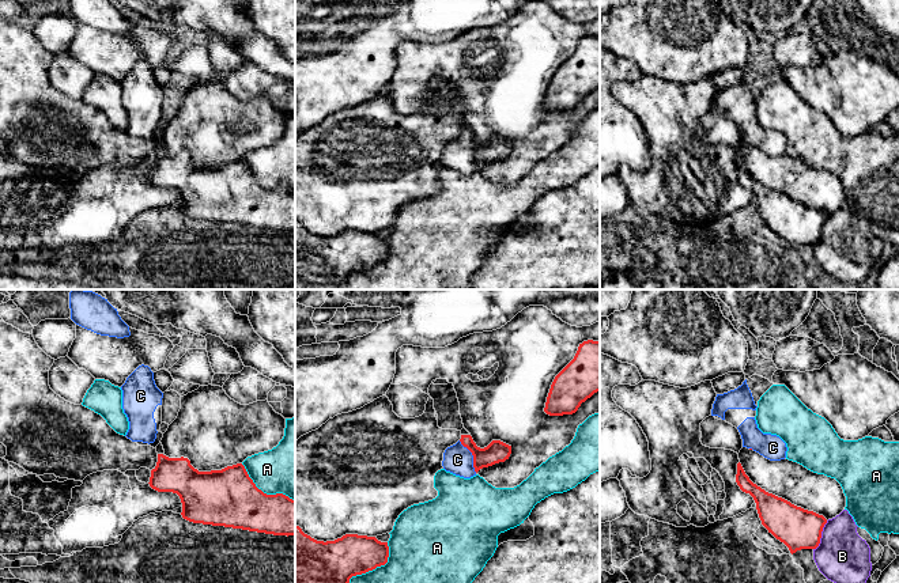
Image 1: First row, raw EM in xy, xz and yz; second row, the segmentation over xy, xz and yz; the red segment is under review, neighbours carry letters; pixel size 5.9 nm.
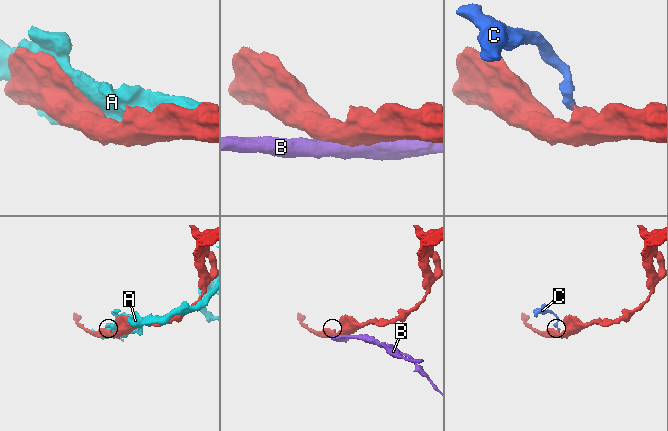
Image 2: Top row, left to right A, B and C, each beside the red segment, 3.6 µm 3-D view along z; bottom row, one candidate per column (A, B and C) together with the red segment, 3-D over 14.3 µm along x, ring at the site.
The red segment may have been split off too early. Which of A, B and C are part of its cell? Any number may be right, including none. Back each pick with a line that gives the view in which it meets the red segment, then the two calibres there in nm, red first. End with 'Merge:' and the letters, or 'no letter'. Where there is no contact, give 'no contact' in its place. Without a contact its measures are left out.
C: contact in xz; calibres 130 and 170 nm
Merge: C

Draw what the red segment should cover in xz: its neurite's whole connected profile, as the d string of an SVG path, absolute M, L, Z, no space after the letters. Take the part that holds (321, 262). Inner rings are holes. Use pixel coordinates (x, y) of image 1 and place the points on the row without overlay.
M295 220L295 289L347 289L352 272L385 261L389 253L388 238L375 232L345 230L335 236L317 236Z

